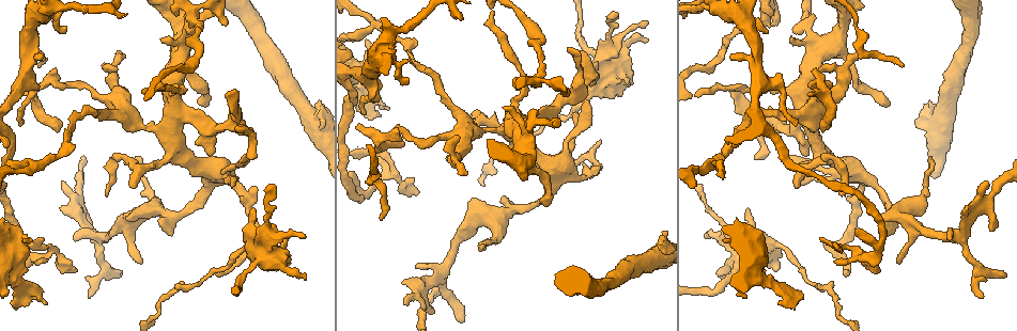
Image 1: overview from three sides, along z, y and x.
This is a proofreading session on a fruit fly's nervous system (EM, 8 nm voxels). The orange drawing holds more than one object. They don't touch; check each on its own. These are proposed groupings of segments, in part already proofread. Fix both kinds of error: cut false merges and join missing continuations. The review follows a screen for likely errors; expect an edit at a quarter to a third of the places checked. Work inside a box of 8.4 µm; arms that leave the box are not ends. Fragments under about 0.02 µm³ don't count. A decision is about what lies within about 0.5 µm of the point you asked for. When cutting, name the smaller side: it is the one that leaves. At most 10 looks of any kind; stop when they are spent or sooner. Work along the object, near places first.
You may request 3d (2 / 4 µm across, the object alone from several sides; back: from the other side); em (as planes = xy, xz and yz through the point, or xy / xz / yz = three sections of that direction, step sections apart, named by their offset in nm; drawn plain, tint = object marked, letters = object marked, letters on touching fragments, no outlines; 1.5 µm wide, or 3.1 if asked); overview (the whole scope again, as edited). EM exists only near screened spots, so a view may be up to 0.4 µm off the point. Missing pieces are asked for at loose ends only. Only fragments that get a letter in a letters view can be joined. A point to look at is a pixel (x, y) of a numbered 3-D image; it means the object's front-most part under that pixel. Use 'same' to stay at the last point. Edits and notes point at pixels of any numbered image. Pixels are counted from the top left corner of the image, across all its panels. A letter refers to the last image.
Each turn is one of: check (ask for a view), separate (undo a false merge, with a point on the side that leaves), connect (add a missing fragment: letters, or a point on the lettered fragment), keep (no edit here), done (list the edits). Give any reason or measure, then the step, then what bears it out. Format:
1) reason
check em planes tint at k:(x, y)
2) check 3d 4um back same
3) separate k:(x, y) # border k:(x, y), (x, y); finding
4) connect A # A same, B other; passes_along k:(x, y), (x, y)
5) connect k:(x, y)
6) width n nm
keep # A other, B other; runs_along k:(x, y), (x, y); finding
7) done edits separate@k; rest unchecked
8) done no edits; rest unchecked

free end
check em xz step 8 letters at 1:(646, 23)

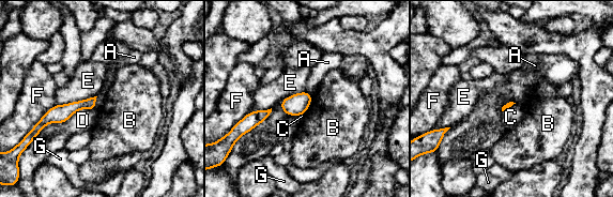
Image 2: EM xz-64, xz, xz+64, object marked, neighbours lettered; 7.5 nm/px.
cut it another way
check em planes letters same

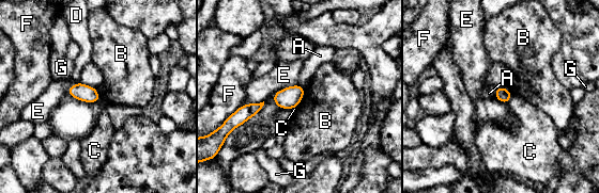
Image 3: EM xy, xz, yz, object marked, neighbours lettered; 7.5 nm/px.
width 100 nm; longest_contact E 200 nm
keep # A other, B other, C other, D other, E other, F other, G other; none of them fits

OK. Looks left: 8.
an open end
check em planes tint at 1:(235, 130)

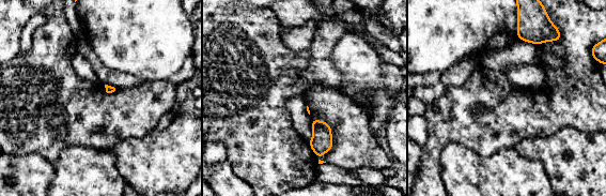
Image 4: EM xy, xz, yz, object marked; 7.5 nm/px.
see the neighbours
check em planes letters same

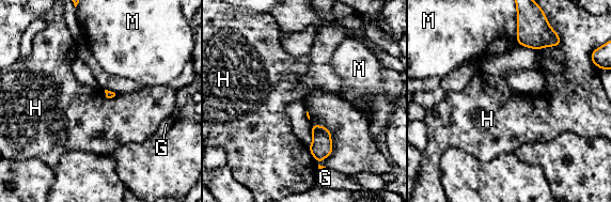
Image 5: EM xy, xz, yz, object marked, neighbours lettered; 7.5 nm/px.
longest_contact H 200 nm
keep # G other, H other, M other; border 5:(561, 41), (558, 46), (536, 50); none of them fits

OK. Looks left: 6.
an open end
check em yz step 8 tint at 1:(364, 114)

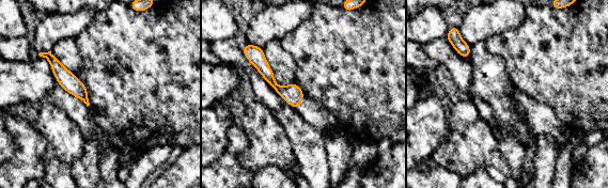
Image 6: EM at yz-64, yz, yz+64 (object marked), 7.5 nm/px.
another direction
check em planes letters same

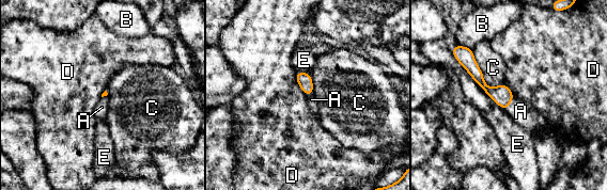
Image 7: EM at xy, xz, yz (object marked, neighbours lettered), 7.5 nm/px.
connect A # A same, B other, C other, D other, E other; passes_along 7:(501, 95), (510, 104), (520, 111); the neuron continues

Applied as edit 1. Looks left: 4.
redraw
check overview

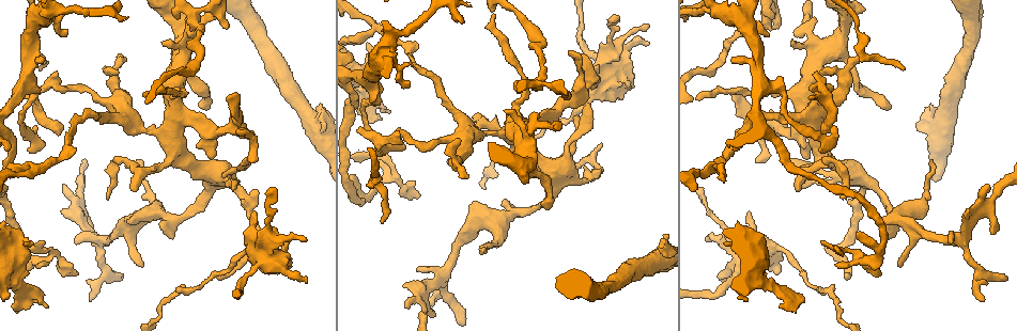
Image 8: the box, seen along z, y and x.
an open end
check em planes letters at 8:(822, 72)

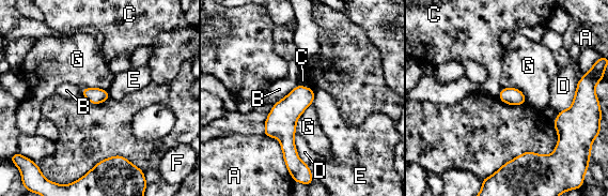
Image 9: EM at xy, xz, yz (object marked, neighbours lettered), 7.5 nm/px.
width 120 nm
keep # A other, B other, C other, D other, E other, F other, G other; border 9:(312, 103), (298, 118), (295, 133); no lettered fragment goes on from it

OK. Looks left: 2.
done edits connect@7; rest unchecked

